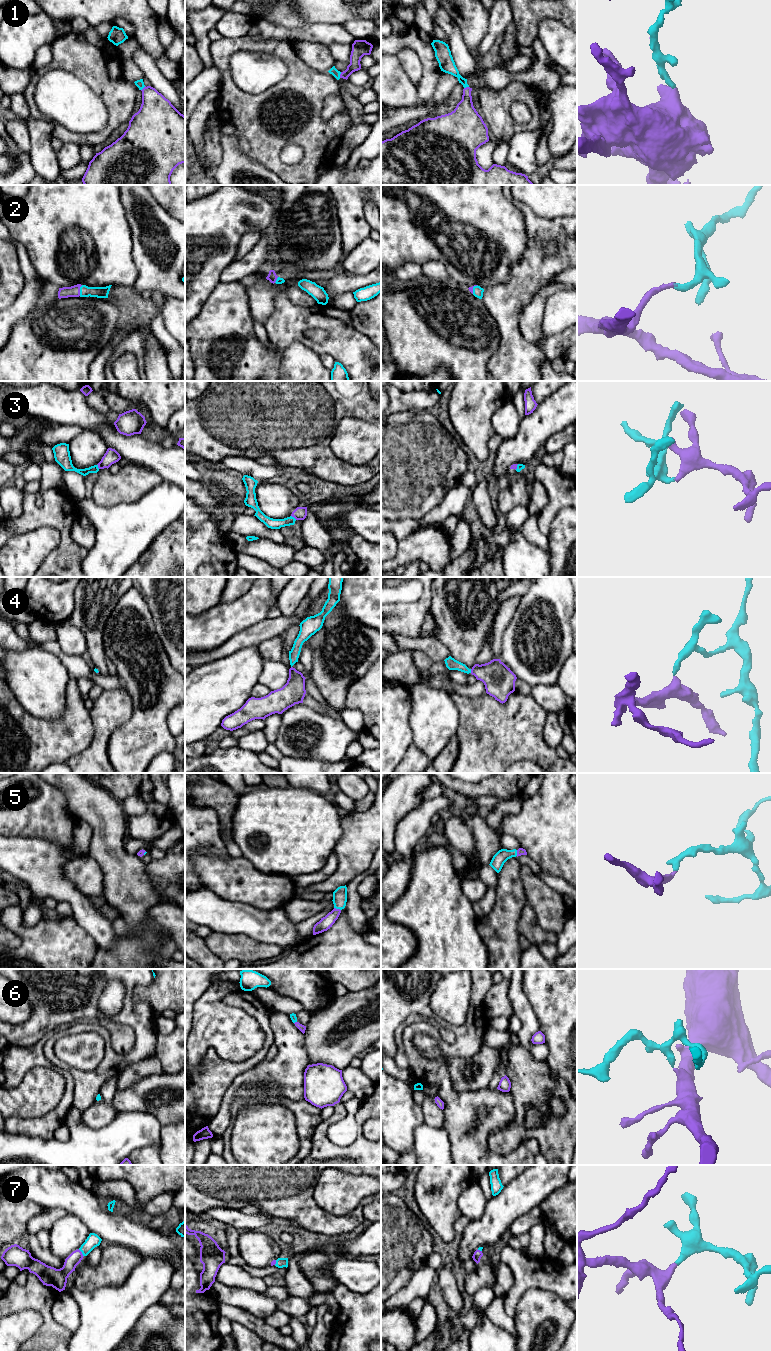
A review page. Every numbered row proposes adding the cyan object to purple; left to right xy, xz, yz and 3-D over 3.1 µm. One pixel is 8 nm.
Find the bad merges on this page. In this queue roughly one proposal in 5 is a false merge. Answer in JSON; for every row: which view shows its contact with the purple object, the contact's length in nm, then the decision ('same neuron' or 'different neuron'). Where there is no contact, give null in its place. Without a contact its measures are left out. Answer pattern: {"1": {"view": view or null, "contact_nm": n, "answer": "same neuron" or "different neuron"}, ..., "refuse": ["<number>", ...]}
{"1": {"view": "xz", "contact_nm": 50, "answer": "same neuron"}, "2": {"view": "xy", "contact_nm": 90, "answer": "same neuron"}, "3": {"view": "xz", "contact_nm": 60, "answer": "different neuron"}, "4": {"view": "yz", "contact_nm": 30, "answer": "same neuron"}, "5": {"view": "xz", "contact_nm": 60, "answer": "same neuron"}, "6": {"view": "xz", "contact_nm": 30, "answer": "same neuron"}, "7": {"view": "xy", "contact_nm": 80, "answer": "same neuron"}, "refuse": ["3"]}

